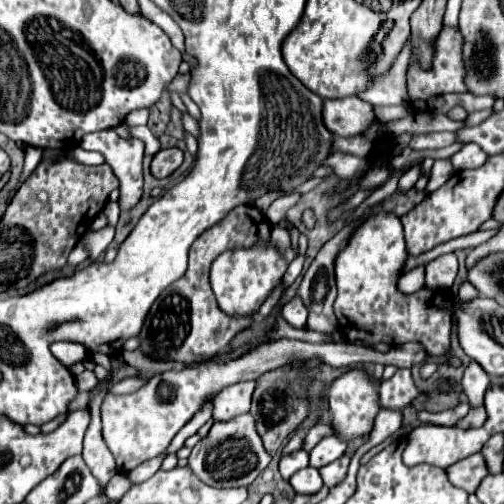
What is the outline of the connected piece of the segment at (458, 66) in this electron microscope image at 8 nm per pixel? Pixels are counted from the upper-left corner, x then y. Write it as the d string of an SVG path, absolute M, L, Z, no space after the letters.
M444 27L436 41L434 41L434 57L430 69L422 69L416 61L414 65L408 67L406 71L406 89L410 101L428 101L436 95L444 93L466 93L466 67L464 67L464 57L462 57L462 45L464 37L458 27Z

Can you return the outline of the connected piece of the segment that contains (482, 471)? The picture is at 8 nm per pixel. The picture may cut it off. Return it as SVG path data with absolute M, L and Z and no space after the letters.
M474 453L458 463L454 463L450 469L446 469L450 481L468 491L468 493L474 493L480 485L480 481L488 475L488 467L486 467L486 461L484 461L484 455L482 453Z

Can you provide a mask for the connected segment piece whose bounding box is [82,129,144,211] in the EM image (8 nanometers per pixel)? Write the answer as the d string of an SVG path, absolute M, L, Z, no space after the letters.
M114 129L86 134L83 148L98 151L106 157L106 163L112 167L120 181L120 209L132 209L142 197L142 157L144 141L140 139L122 139Z

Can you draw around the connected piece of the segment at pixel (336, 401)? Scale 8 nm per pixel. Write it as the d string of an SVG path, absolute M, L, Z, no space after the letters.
M352 369L344 373L340 379L330 383L328 387L328 399L330 399L330 411L332 411L332 423L336 429L336 435L342 439L354 439L360 435L366 435L372 431L374 417L380 411L378 405L378 381L368 377L364 369Z

